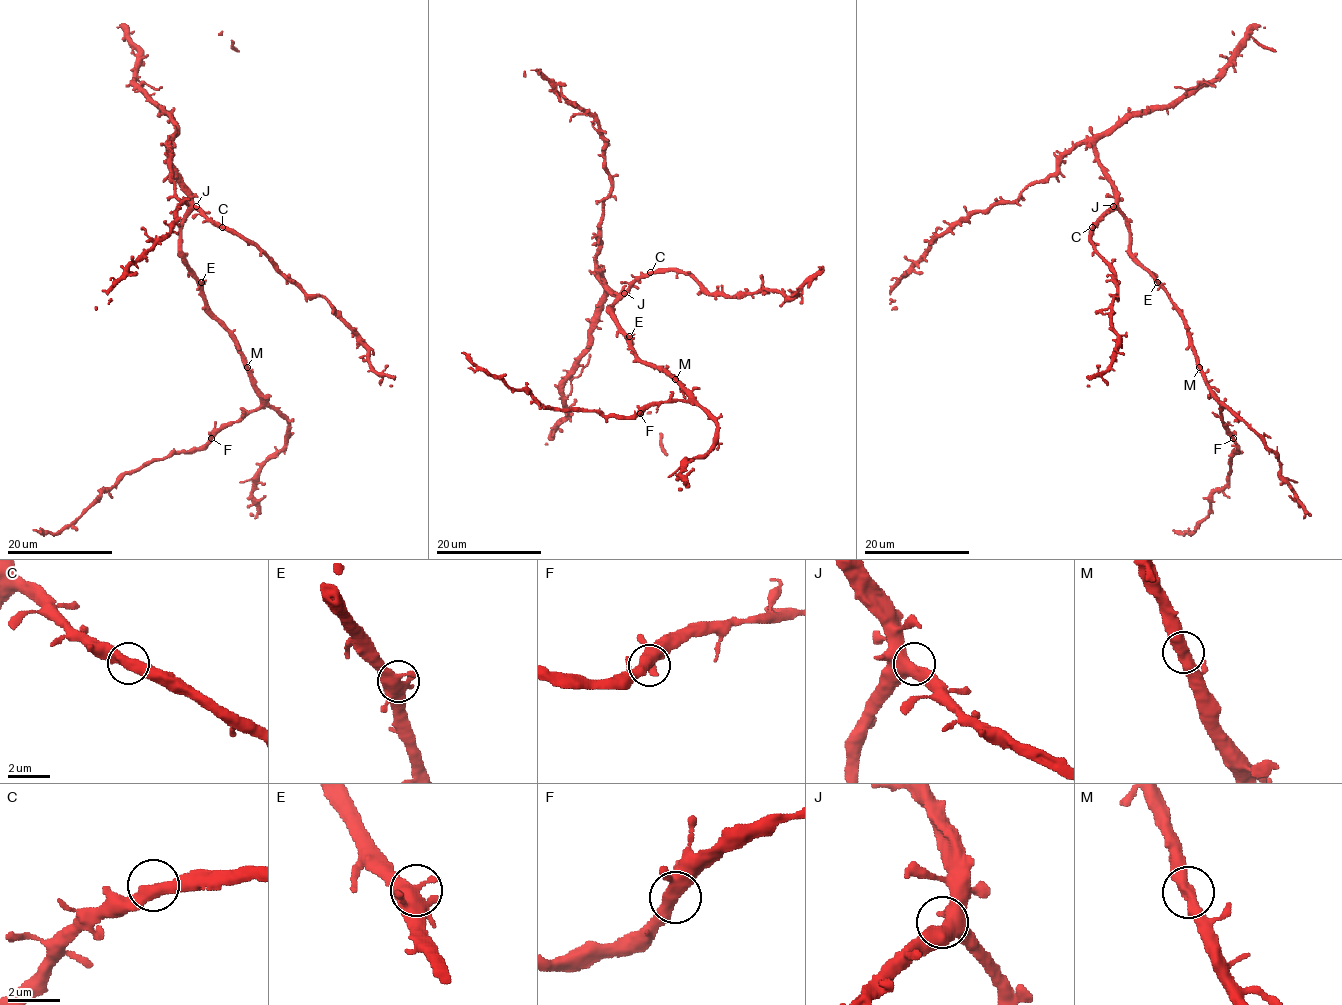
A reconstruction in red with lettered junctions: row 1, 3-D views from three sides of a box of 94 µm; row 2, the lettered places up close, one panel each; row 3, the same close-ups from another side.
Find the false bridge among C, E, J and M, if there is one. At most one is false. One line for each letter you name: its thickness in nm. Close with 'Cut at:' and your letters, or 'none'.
Cut at: none

